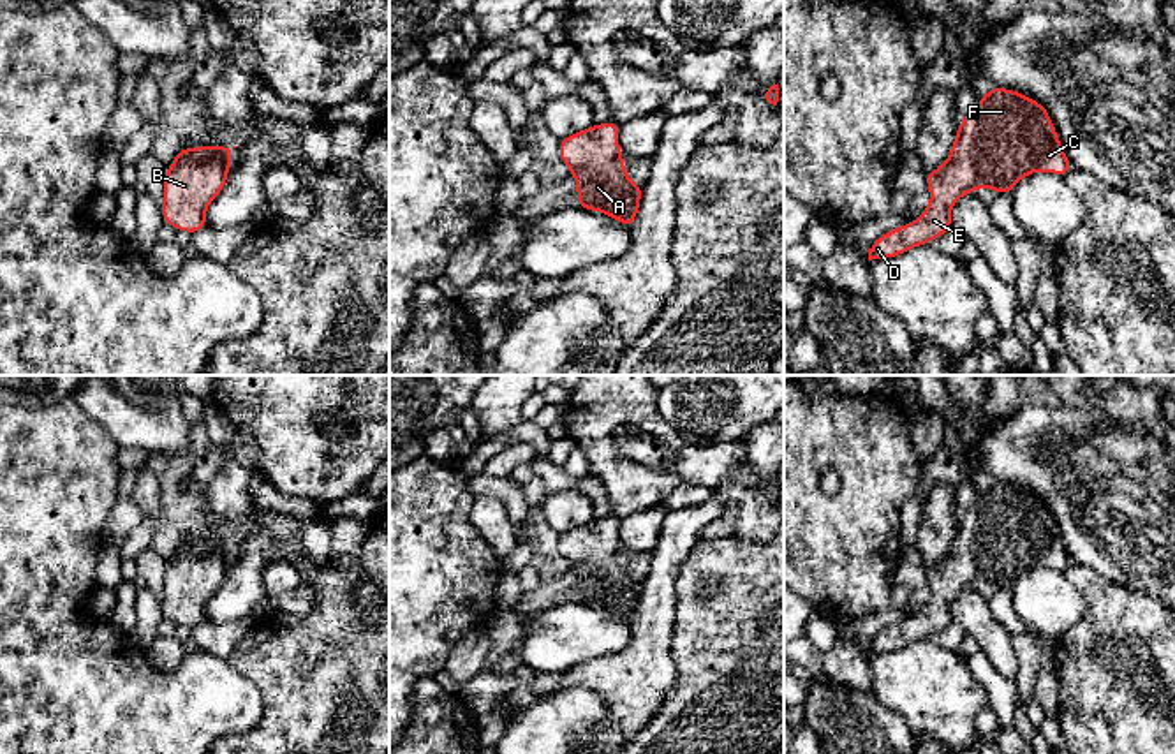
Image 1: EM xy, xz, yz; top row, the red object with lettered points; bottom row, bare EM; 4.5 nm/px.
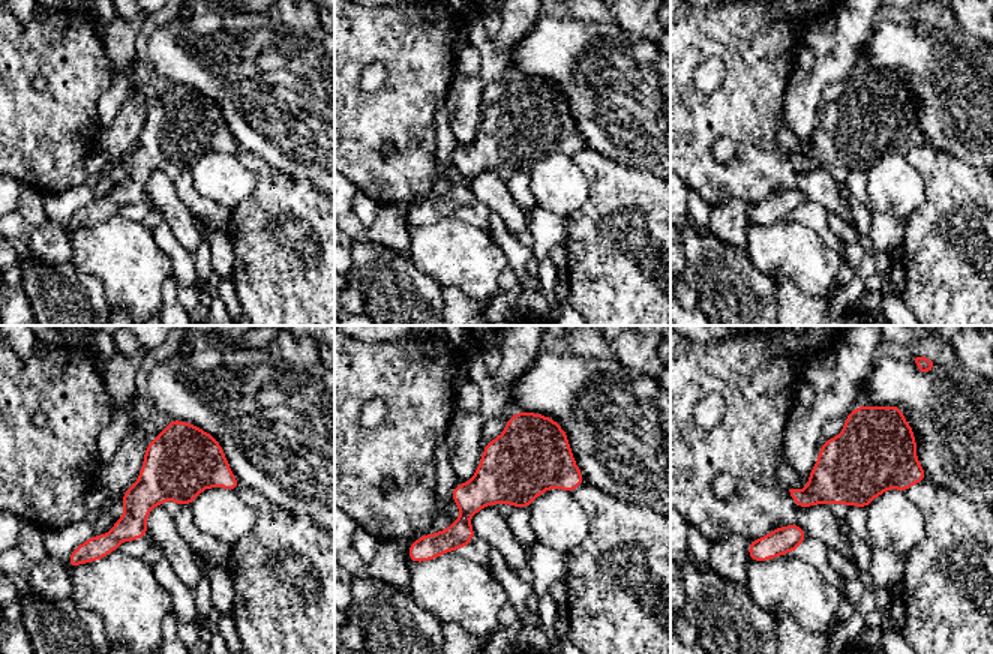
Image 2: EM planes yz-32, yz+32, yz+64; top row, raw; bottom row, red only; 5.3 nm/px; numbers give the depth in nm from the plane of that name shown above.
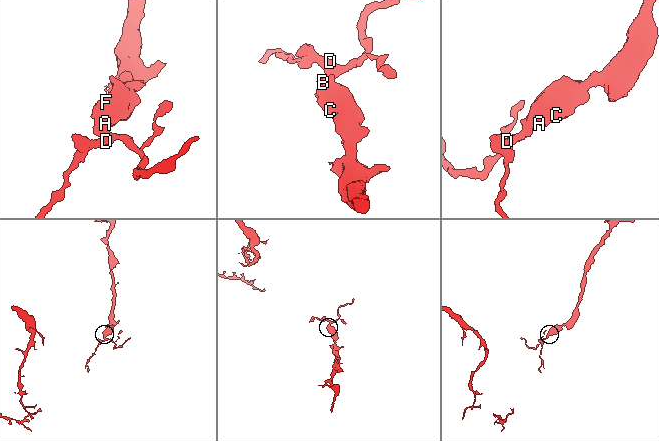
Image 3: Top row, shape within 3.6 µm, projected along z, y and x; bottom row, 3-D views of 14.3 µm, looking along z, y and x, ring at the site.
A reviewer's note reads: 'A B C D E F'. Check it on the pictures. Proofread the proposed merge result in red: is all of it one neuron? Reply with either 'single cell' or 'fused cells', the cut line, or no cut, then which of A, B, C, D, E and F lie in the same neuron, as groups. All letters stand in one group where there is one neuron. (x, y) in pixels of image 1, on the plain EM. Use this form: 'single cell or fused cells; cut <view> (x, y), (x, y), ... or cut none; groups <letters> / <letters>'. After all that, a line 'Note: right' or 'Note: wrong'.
single cell; cut none; groups A B C D E F
Note: right

